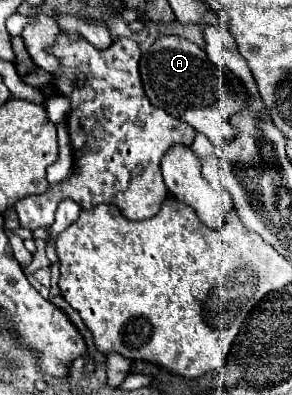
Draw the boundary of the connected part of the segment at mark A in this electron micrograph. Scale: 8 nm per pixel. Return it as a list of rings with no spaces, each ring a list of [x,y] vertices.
[[[161,37],[139,61],[139,73],[143,79],[145,95],[155,107],[165,109],[169,115],[183,119],[195,131],[207,135],[217,147],[237,137],[231,125],[231,117],[247,109],[249,93],[243,81],[229,69],[211,63],[205,49],[183,37]]]

